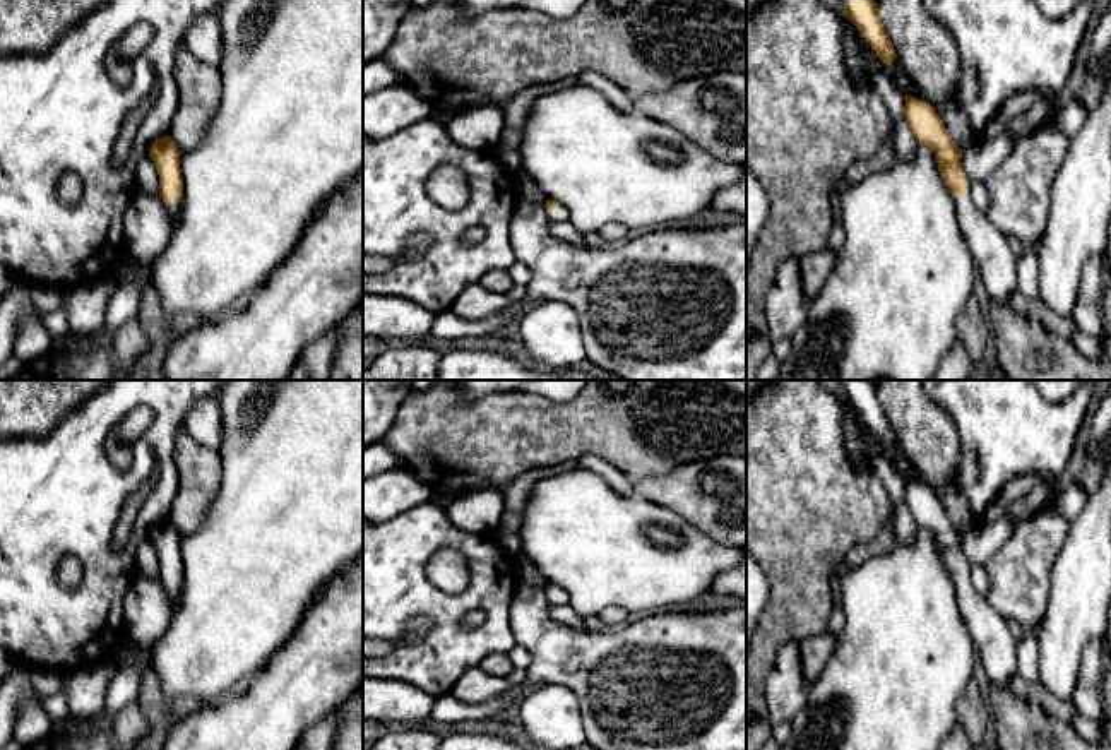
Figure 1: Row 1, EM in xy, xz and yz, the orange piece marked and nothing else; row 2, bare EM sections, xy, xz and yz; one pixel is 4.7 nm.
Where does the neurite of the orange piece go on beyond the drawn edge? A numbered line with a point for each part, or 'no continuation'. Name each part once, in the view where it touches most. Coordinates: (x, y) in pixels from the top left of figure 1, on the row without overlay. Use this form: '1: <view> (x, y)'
1: xy (173, 591)

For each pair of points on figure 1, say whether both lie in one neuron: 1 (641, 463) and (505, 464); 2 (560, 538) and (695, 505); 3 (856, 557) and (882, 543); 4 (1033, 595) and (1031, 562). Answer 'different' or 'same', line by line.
1: same
2: different
3: same
4: same

